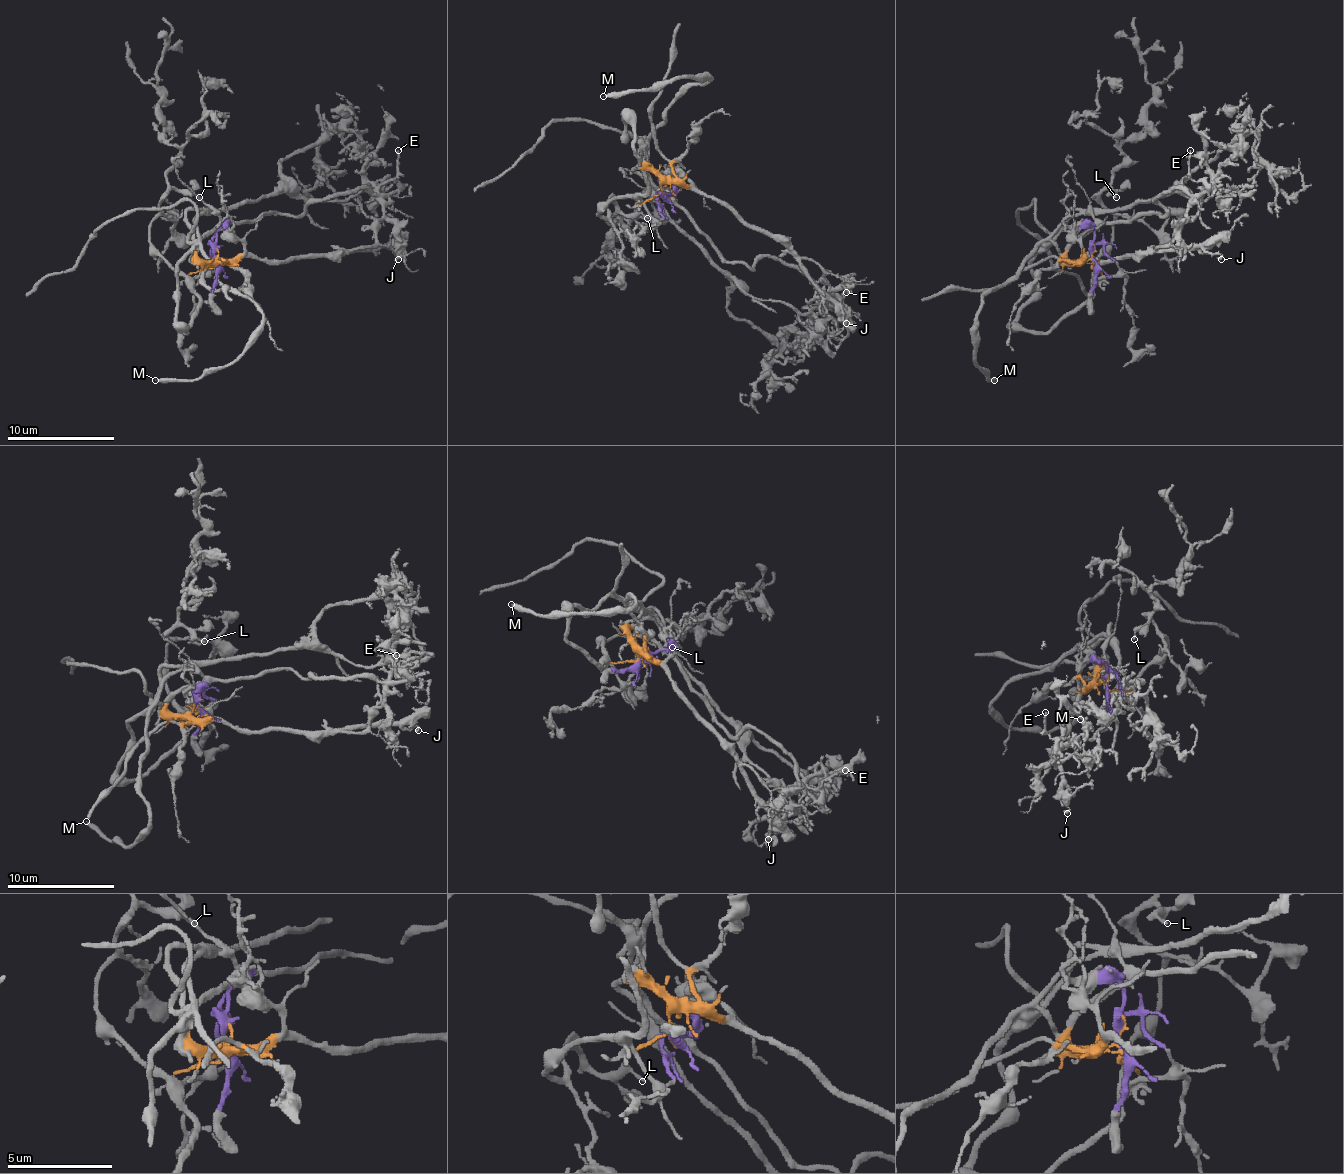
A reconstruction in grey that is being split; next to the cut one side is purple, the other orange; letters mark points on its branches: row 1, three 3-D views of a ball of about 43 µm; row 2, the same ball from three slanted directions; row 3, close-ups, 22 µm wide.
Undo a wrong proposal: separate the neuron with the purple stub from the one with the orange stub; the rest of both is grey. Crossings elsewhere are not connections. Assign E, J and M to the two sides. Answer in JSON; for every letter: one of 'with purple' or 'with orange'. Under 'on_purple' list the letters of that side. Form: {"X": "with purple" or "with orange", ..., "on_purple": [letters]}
{"E": "with purple", "J": "with orange", "M": "with purple", "on_purple": ["E", "M"]}

